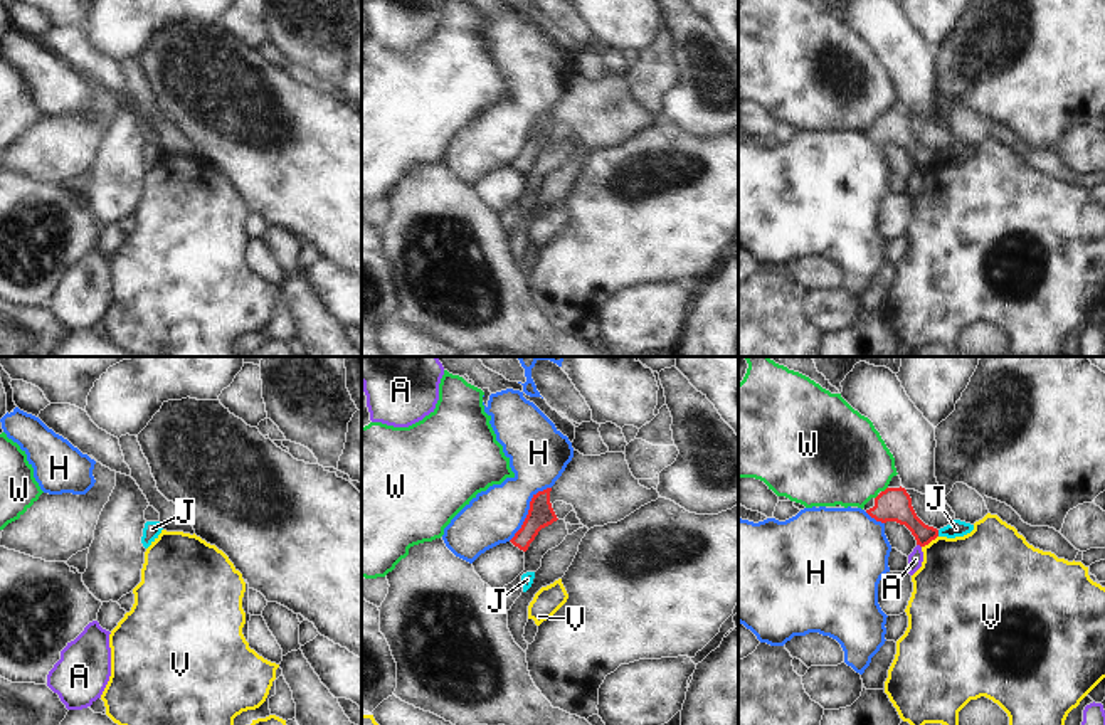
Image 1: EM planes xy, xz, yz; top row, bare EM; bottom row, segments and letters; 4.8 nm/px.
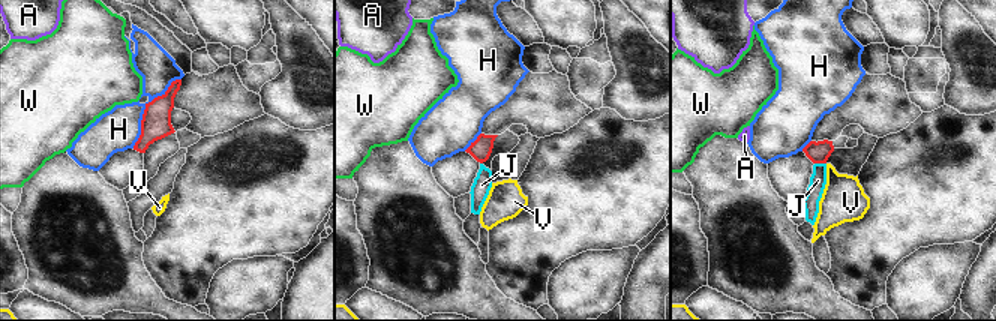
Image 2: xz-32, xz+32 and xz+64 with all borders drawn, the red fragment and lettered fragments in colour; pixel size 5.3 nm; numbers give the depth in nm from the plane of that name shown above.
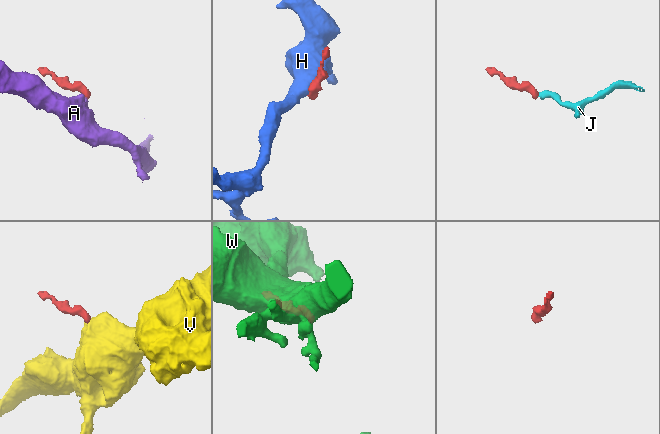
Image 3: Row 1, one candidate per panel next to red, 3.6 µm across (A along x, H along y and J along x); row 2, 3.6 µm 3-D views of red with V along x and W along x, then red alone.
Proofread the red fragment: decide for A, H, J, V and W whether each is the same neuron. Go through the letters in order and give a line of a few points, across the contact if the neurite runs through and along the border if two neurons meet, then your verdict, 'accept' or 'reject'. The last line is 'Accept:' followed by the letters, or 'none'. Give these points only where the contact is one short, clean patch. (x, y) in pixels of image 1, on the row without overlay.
A: line yz (917, 167), (920, 170); reject
H: reject
J: line yz (937, 153), (939, 158); reject
V: line yz (937, 158), (922, 170); reject
W: line yz (887, 110), (882, 115); reject
Accept: none

